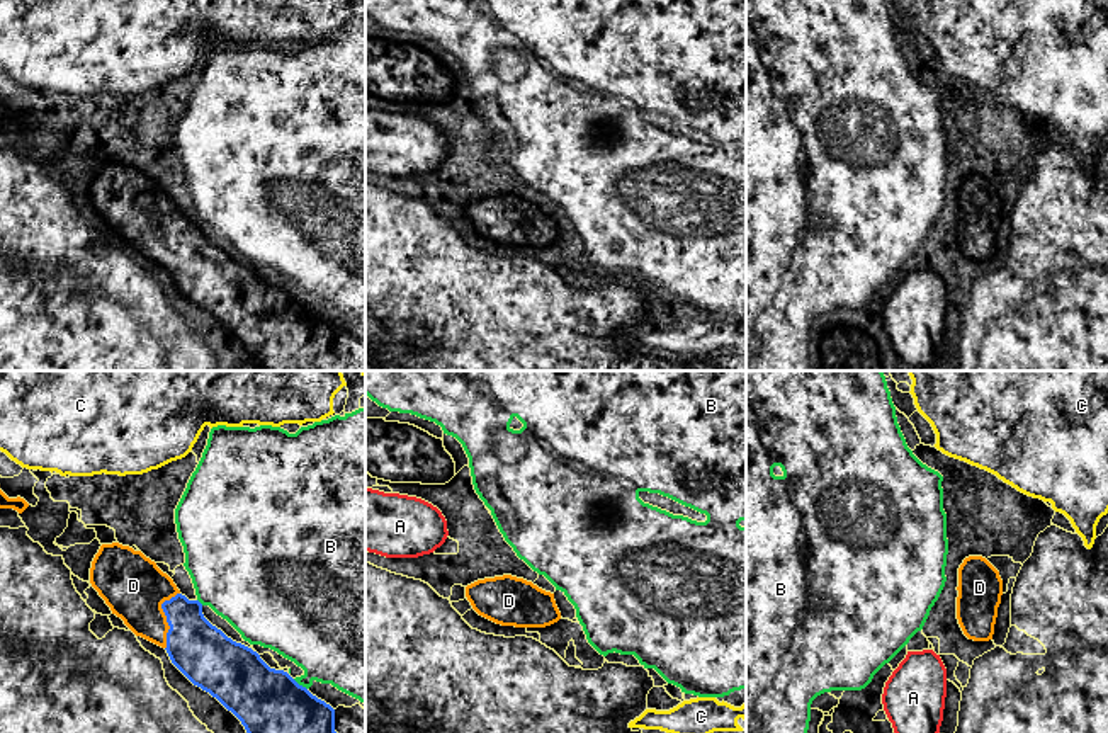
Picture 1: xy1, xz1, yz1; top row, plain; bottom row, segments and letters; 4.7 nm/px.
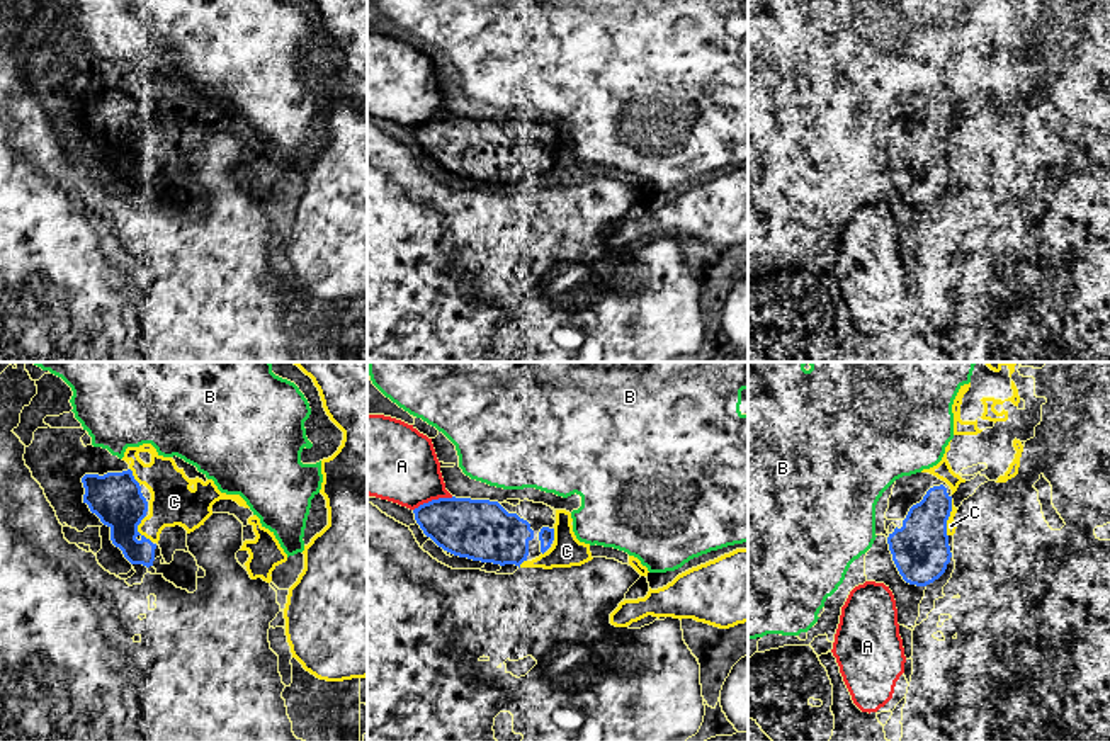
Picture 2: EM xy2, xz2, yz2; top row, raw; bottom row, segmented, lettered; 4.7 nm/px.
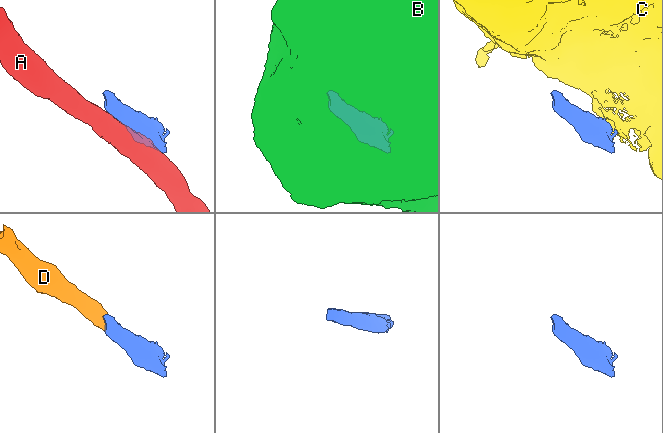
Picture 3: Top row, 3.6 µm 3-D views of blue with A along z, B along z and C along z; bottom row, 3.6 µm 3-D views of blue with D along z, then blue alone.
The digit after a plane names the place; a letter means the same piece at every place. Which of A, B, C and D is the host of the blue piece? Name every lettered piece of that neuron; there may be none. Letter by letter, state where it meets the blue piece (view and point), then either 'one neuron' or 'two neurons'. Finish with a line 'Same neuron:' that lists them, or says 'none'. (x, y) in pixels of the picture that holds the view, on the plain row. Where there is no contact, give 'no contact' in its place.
A: xz2 (432, 119) | two neurons
B: xy1 (298, 303) | two neurons
C: yz2 (947, 138) | two neurons
D: xy1 (167, 237) | one neuron
Same neuron: D

